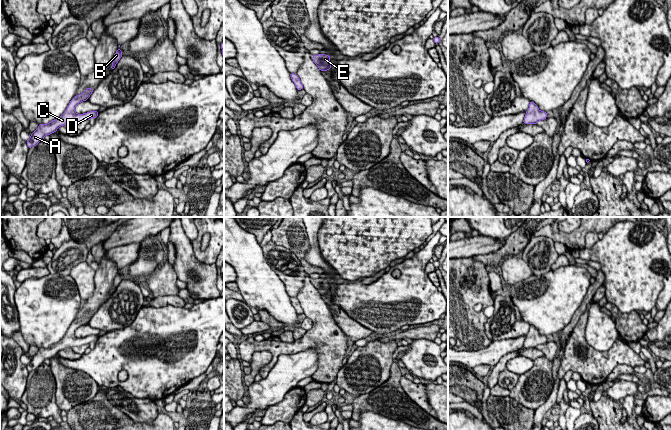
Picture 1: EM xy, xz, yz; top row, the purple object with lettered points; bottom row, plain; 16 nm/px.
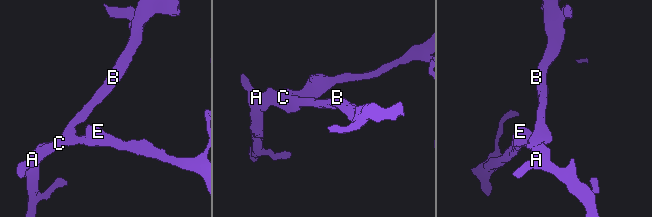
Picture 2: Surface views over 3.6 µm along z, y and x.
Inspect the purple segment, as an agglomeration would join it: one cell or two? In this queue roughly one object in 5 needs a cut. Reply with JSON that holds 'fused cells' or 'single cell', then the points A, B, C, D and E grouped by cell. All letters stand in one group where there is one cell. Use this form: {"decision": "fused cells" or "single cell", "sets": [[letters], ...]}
{"decision": "single cell", "sets": [["A", "B", "C", "D", "E"]]}

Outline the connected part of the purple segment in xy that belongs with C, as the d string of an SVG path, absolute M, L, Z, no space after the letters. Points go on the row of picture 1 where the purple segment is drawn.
M86 88L86 90L75 96L69 103L65 112L55 120L52 120L48 124L39 124L38 128L31 134L31 137L26 141L28 148L36 146L45 135L50 135L57 131L57 129L66 124L80 123L91 118L98 117L98 111L90 111L83 114L77 114L74 110L77 104L86 101L94 90L92 88Z

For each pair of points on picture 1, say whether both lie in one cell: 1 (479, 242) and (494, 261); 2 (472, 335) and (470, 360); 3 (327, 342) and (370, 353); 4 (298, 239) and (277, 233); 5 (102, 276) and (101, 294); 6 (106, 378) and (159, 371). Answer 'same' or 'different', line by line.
1: different
2: different
3: different
4: same
5: same
6: same

